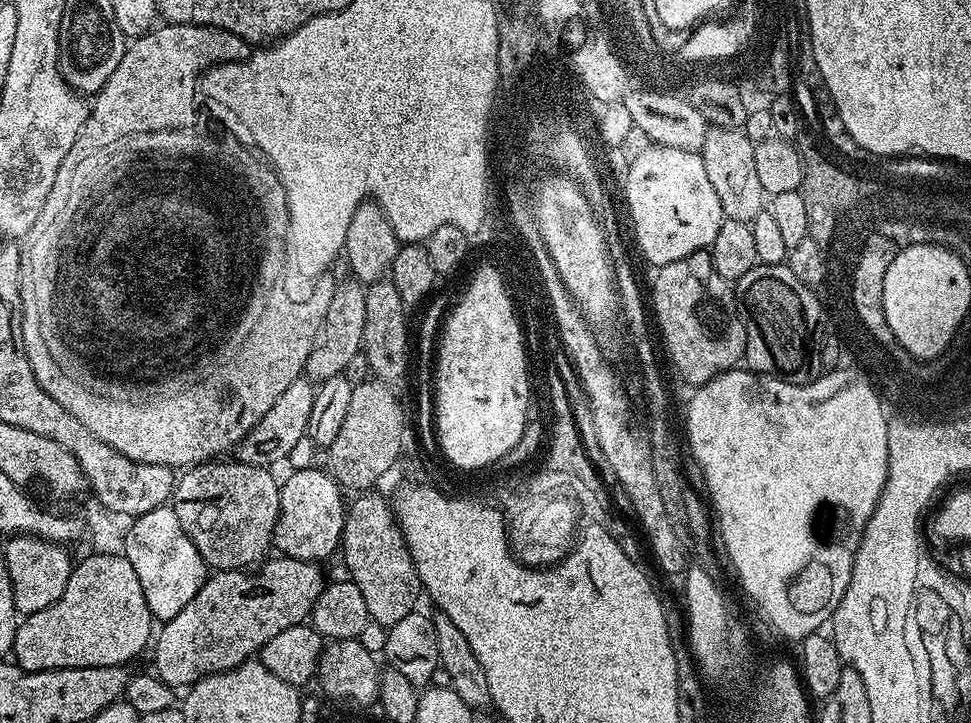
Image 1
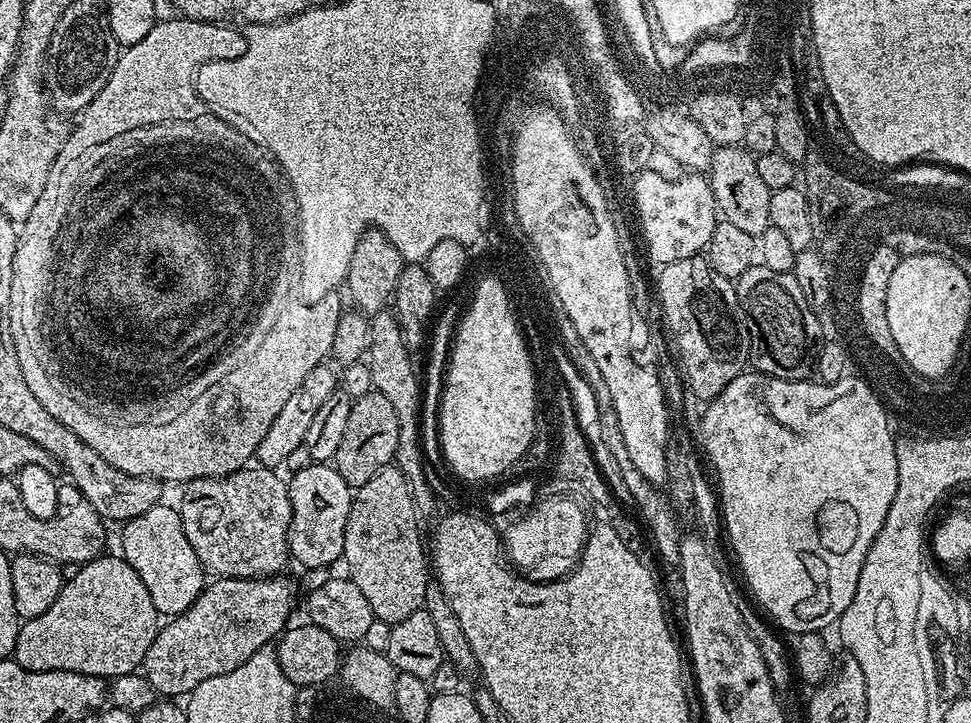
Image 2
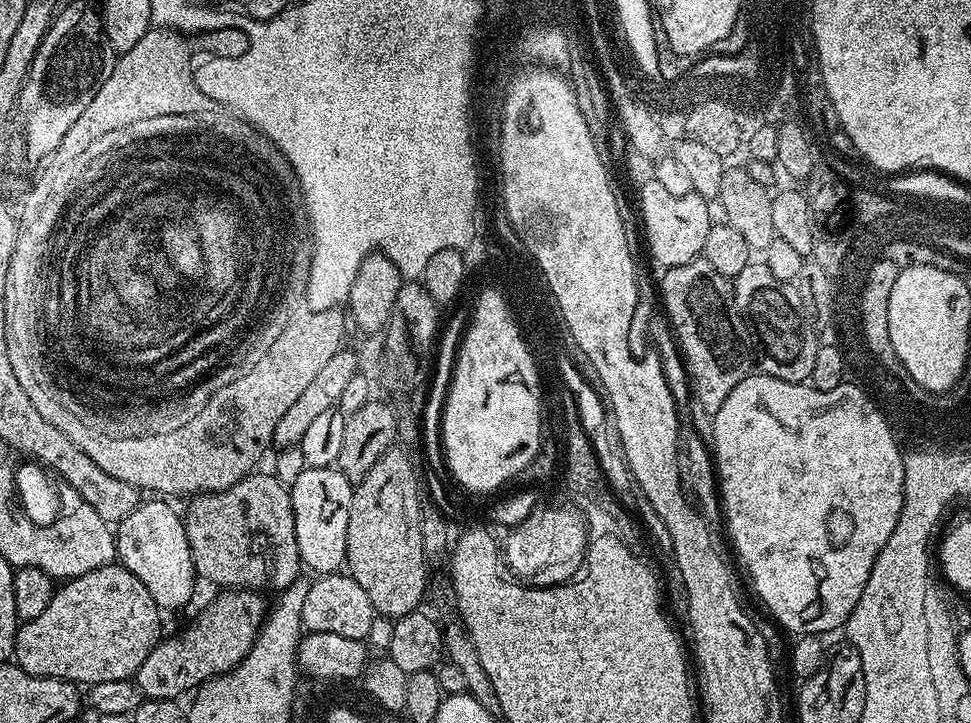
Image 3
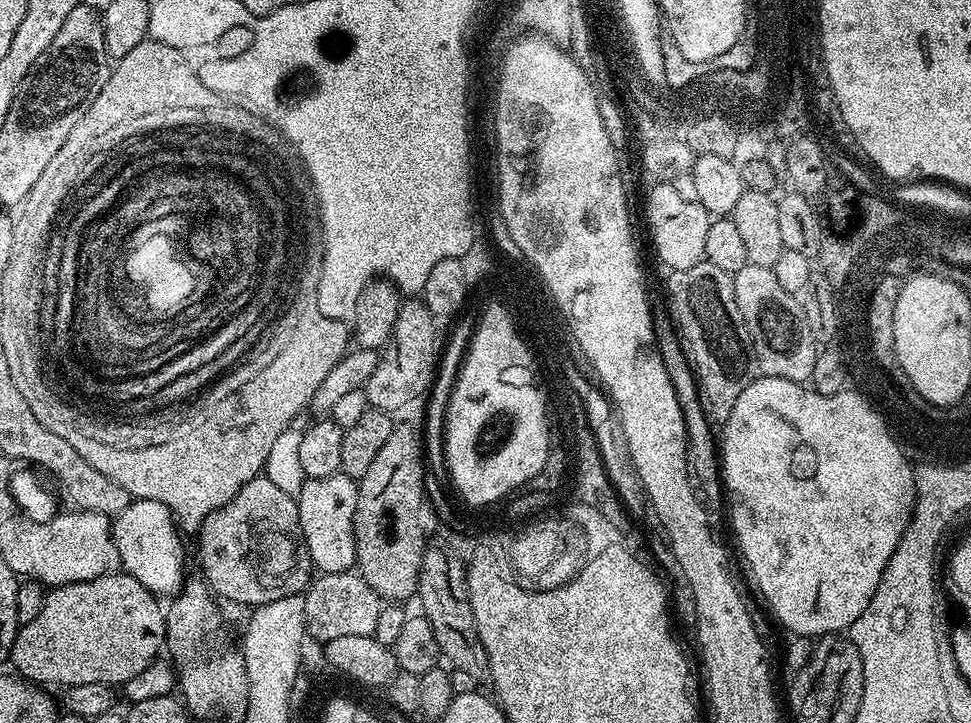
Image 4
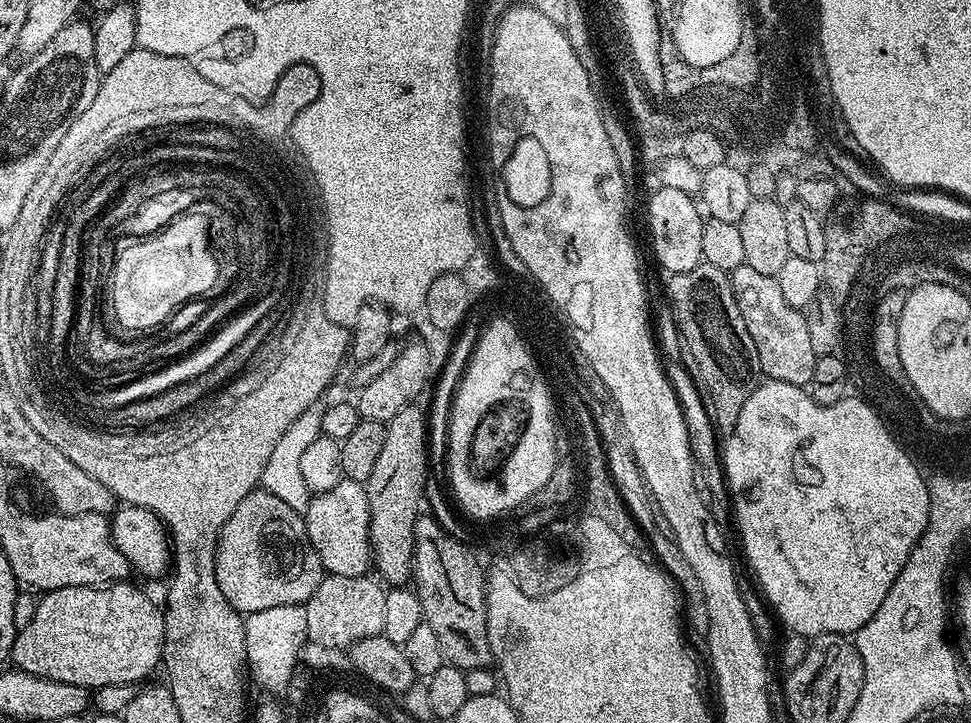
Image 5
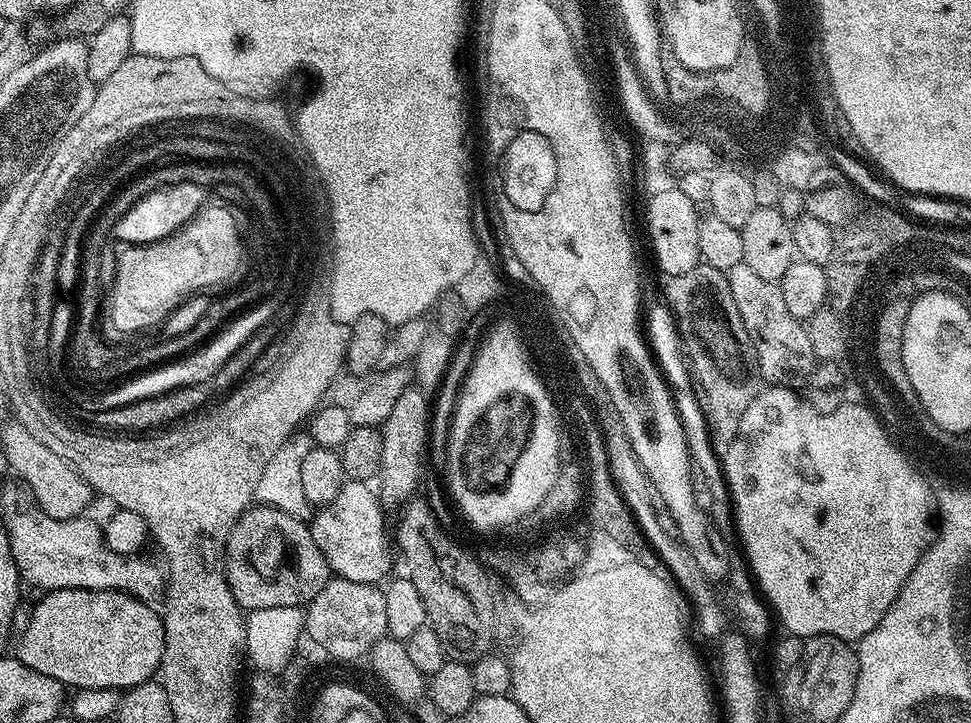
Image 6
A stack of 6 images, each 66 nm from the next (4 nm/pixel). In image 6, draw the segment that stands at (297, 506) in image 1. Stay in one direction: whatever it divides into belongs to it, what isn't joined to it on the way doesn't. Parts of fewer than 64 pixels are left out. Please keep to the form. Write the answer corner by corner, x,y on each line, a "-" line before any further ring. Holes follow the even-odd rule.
348,480
342,486
342,490
338,490
338,498
334,498
334,502
330,502
325,508
319,509
311,517
310,527
318,550
322,550
322,558
326,558
329,573
342,579
349,579
350,582
379,585
380,579
392,568
394,548
390,543
389,525
388,528
384,525
385,509
382,507
377,493
373,489
371,492
368,487
369,485
365,481

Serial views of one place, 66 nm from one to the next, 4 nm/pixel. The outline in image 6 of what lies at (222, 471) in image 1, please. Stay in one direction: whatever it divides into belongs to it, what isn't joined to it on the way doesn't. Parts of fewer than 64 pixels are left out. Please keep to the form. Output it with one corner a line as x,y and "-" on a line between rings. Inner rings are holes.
252,506
240,515
228,539
224,579
238,606
253,612
270,606
309,604
326,586
330,573
326,558
322,558
322,550
318,550
311,527
305,521
280,509

